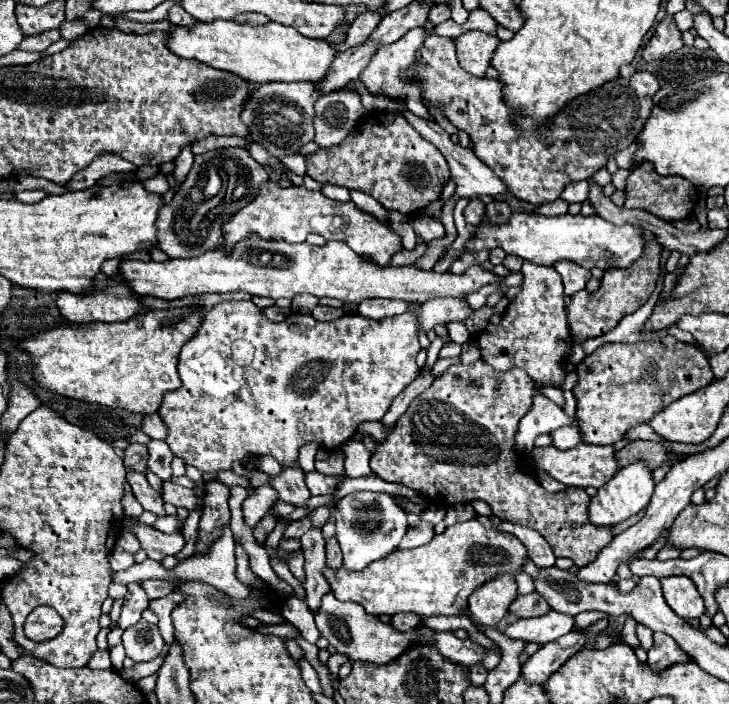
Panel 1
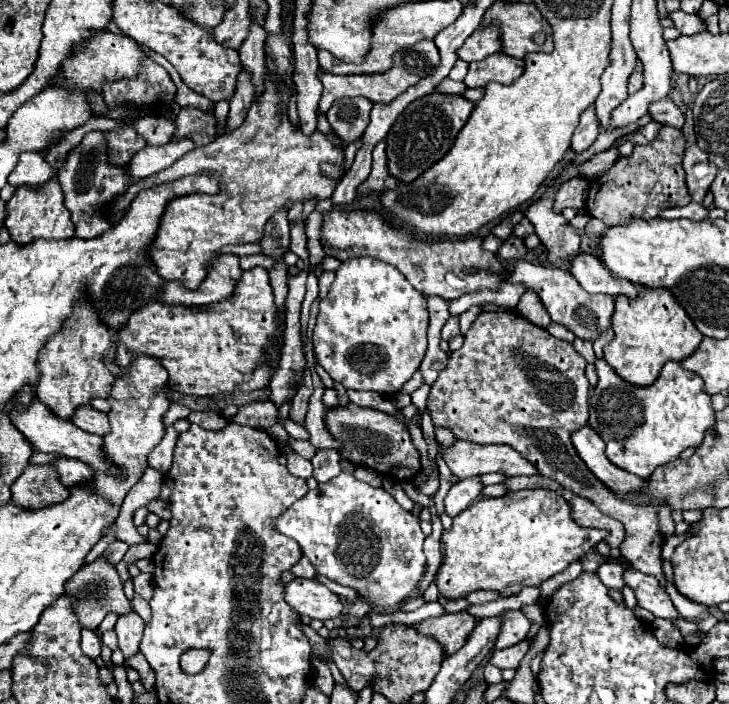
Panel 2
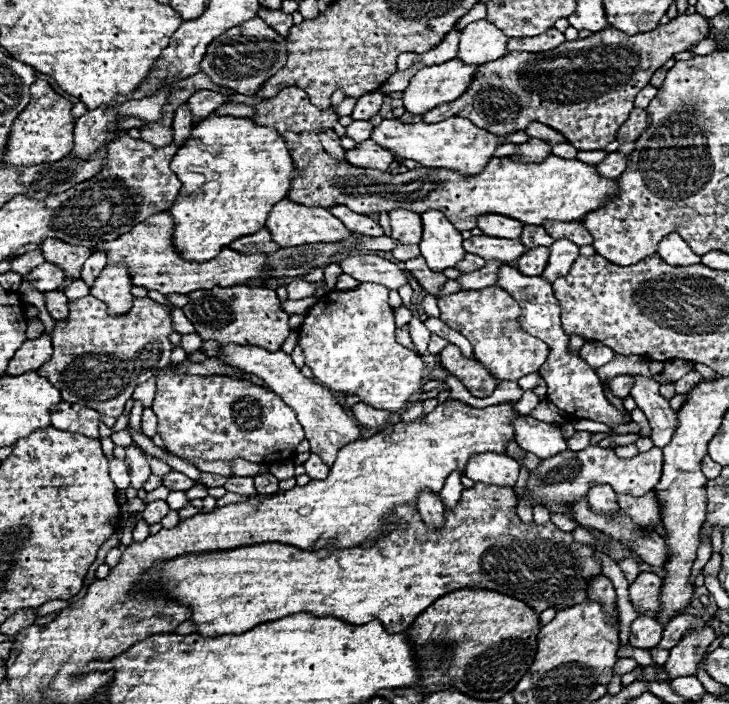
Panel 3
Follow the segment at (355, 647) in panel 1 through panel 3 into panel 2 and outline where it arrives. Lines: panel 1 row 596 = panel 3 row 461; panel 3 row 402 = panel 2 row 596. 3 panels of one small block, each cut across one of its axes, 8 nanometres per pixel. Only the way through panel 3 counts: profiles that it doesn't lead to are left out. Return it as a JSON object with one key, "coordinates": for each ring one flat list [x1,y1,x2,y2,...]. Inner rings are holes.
{"coordinates":[[296,578,286,584,286,602,298,610,298,614,306,614,318,620,332,620,342,614,342,600,330,592,318,580]]}

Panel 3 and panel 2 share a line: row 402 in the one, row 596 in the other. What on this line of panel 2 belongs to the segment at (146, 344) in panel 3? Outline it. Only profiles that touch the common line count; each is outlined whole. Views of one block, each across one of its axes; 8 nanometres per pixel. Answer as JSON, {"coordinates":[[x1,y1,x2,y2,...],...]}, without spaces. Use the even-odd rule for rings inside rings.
{"coordinates":[[102,556,96,558,96,562,92,562,90,566,82,566,74,578,66,584,66,592,72,594,74,600,74,610,76,616,80,618,80,624,88,630,98,628,98,624,104,620,104,616,108,612,116,612,116,614,128,614,132,610,128,598,124,596,124,588,122,582,118,578,118,572,112,568,112,564,108,564,108,560,104,560]]}

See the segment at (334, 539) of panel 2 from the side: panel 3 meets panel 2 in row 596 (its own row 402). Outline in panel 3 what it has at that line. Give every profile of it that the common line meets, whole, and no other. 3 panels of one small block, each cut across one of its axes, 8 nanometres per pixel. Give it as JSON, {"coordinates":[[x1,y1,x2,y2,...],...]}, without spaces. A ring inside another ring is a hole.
{"coordinates":[[366,282,354,290,336,290,324,294,302,322,298,346,304,350,306,366,312,368,316,380,322,386,334,392,346,392,350,396,358,396,360,402,380,410,404,412,406,408,410,408,412,400,416,400,420,388,428,382,428,376,422,356,416,356,408,348,400,346,394,340,394,330,396,324,394,324,394,312,388,304,388,290,380,284]]}

